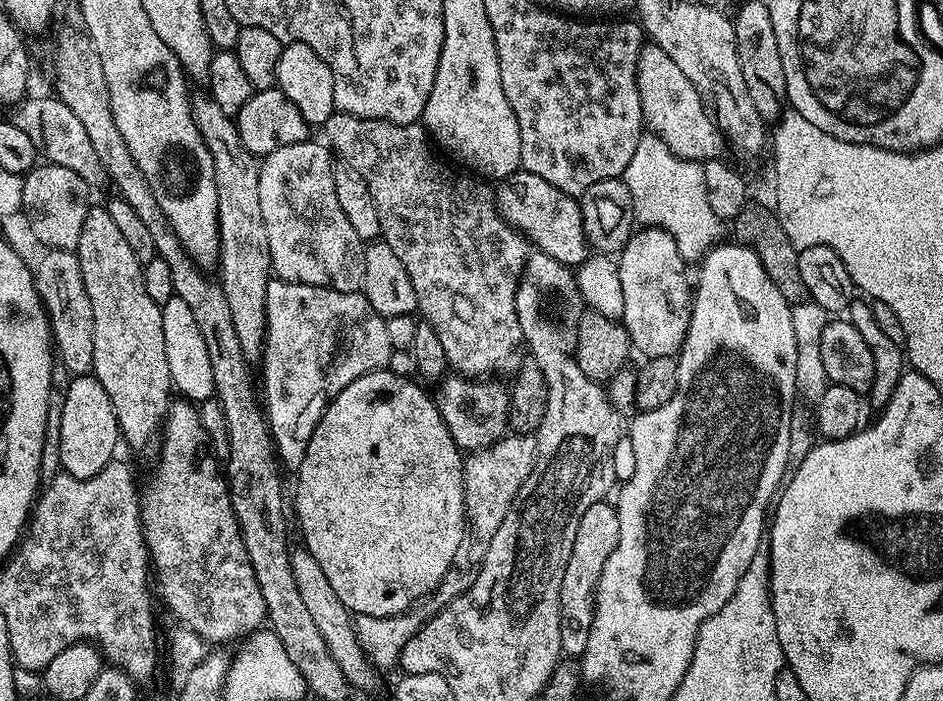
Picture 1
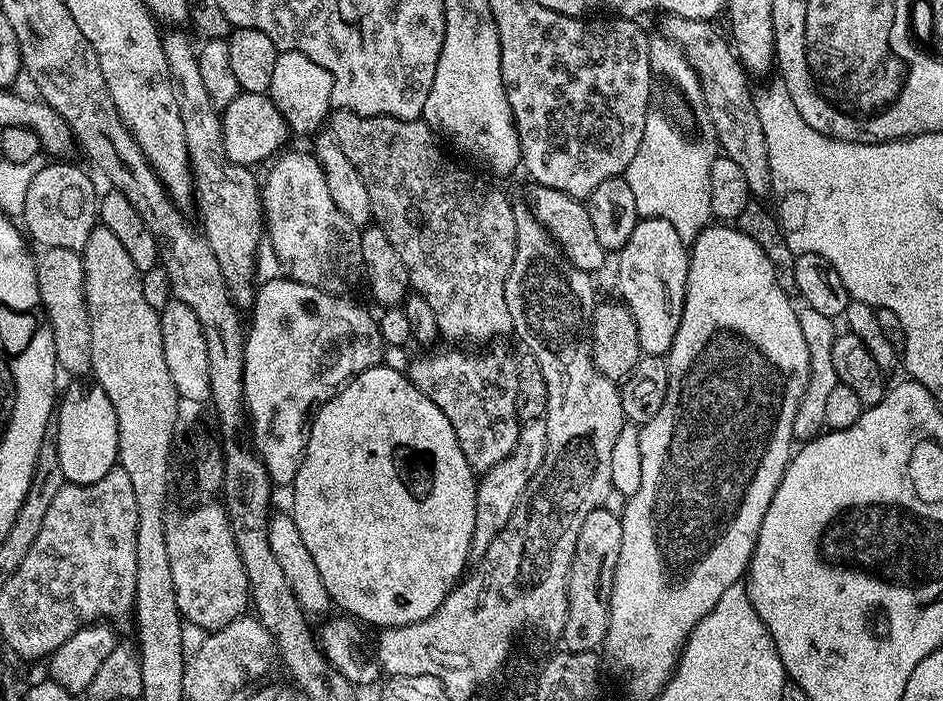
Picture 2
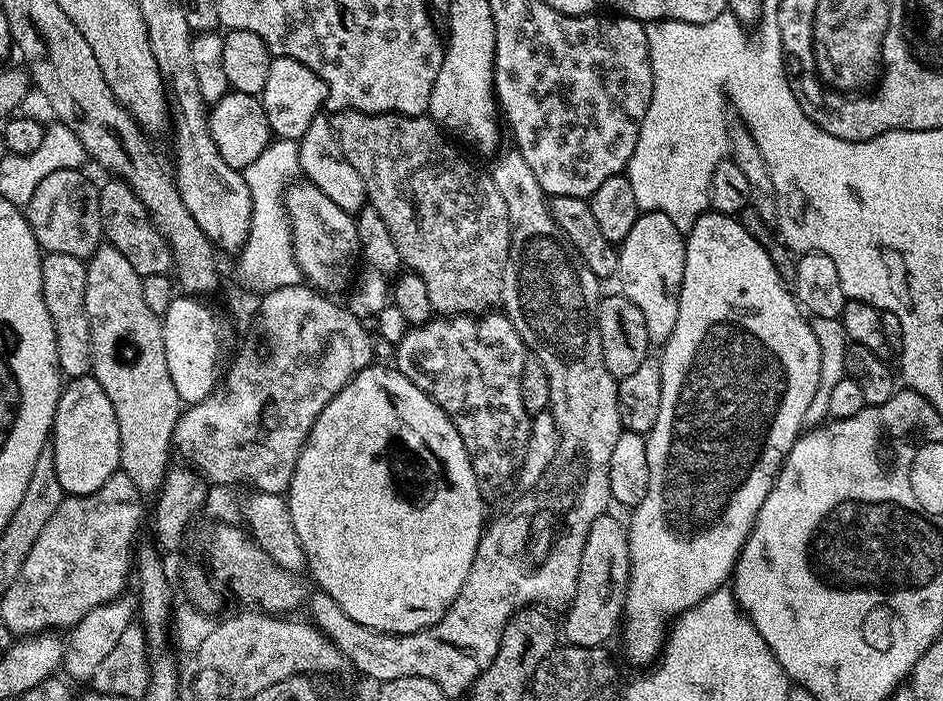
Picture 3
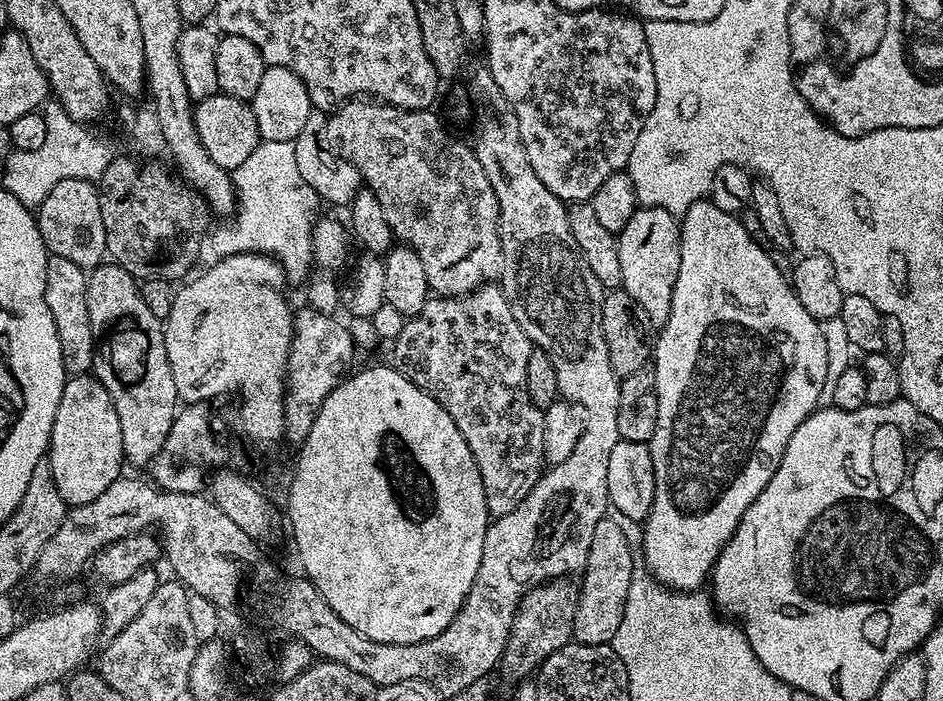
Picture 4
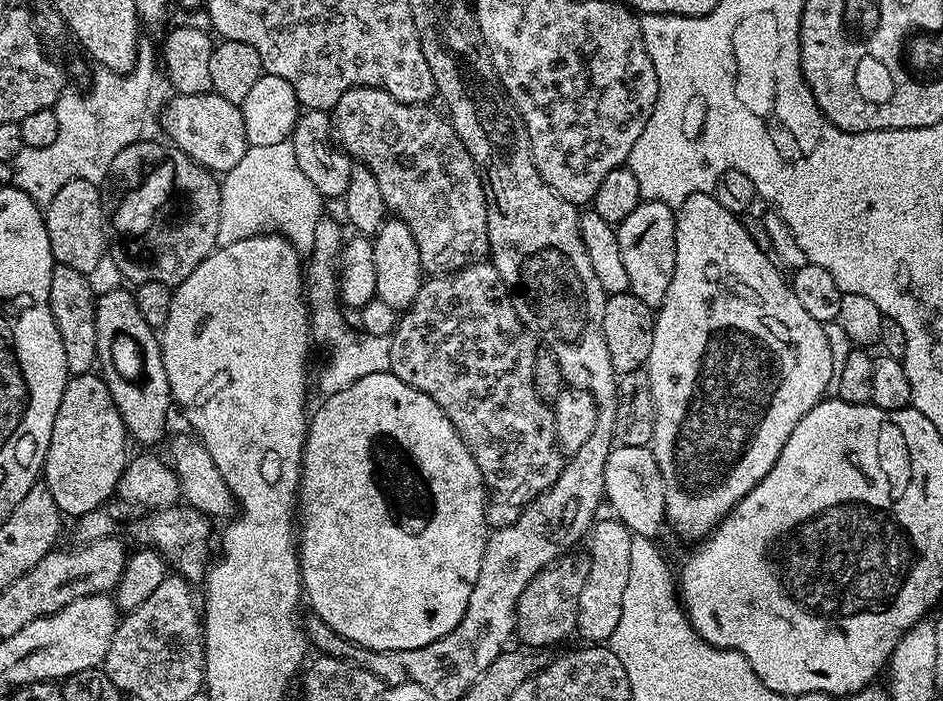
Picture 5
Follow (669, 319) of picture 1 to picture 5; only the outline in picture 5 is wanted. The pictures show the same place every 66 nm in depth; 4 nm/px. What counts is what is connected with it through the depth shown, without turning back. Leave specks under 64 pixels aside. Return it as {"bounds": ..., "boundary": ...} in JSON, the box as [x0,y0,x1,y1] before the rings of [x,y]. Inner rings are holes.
{"bounds":[616,200,676,309],"boundary":[[[644,200],[616,228],[618,250],[622,254],[622,263],[626,265],[628,291],[637,296],[650,309],[659,309],[666,298],[666,290],[670,290],[670,282],[674,278],[674,258],[676,257],[676,214],[673,205],[663,204],[657,200]]]}

